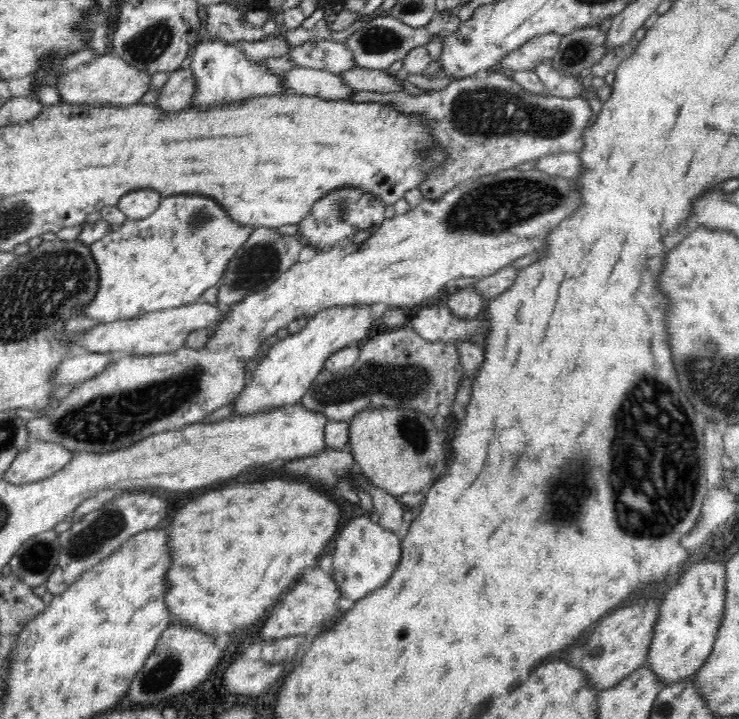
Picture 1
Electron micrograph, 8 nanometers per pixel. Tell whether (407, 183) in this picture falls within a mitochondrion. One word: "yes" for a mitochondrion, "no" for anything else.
no

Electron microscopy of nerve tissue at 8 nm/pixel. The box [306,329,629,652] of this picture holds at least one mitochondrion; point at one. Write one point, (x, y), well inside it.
(408, 382)

